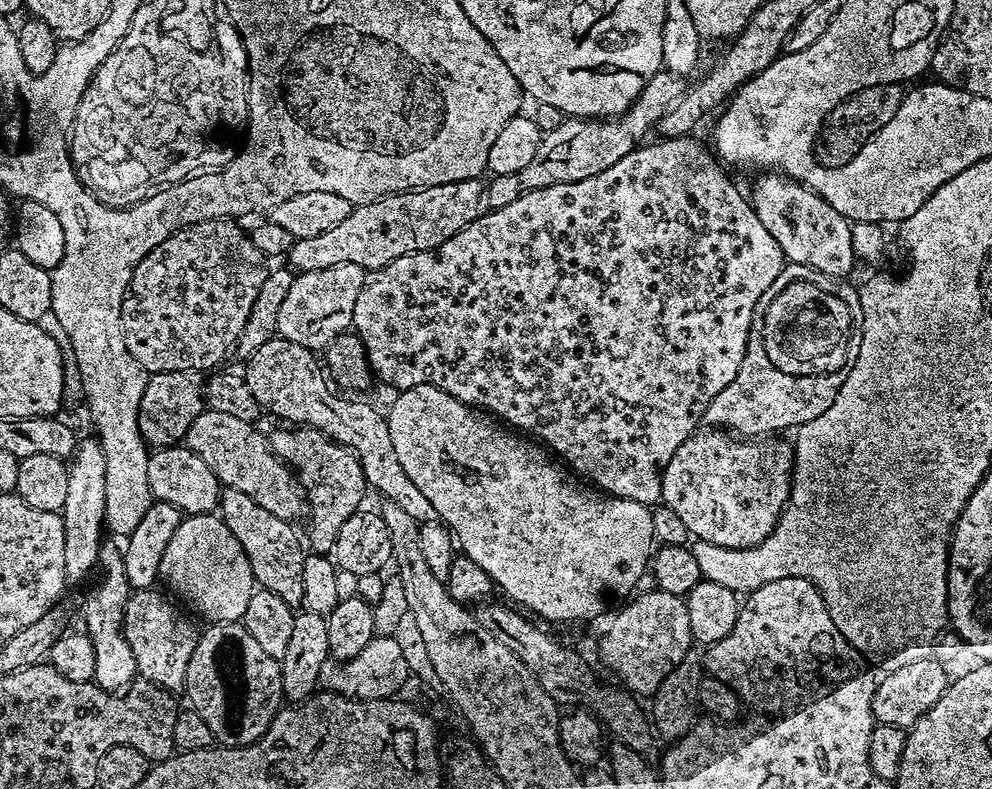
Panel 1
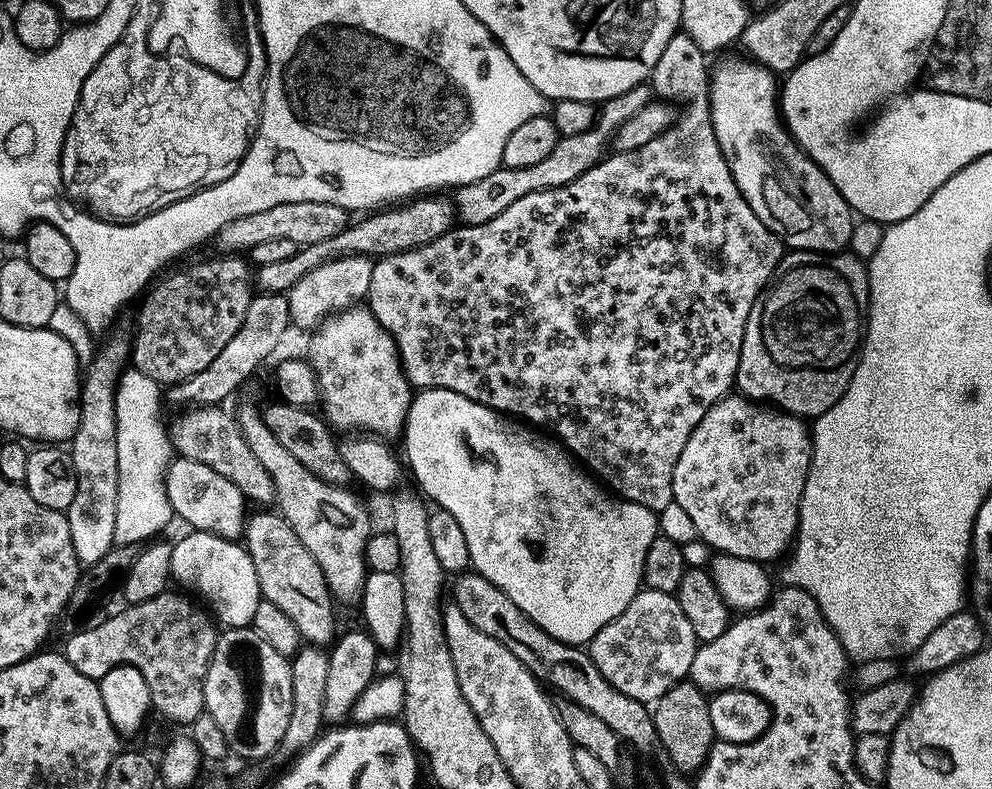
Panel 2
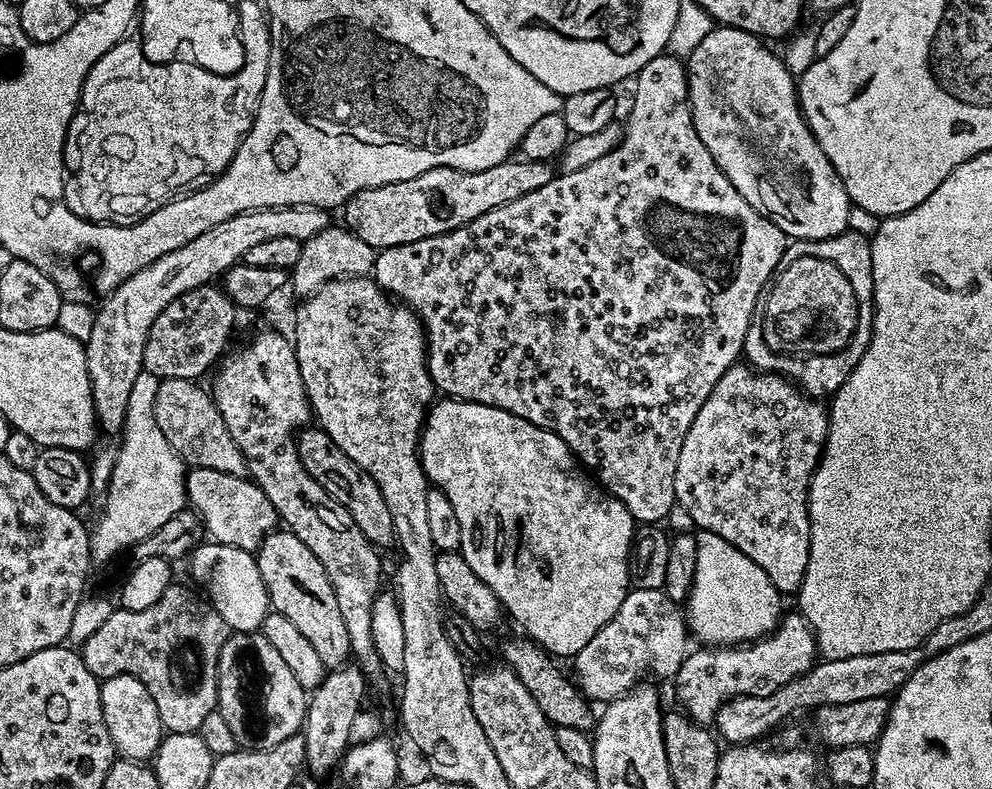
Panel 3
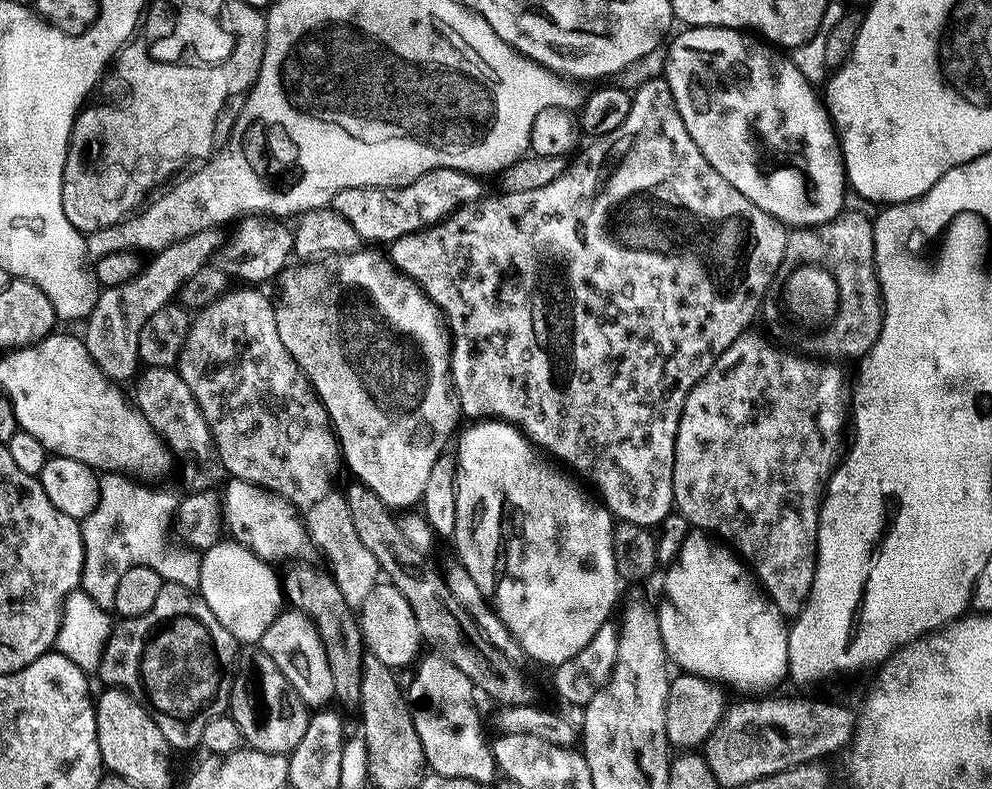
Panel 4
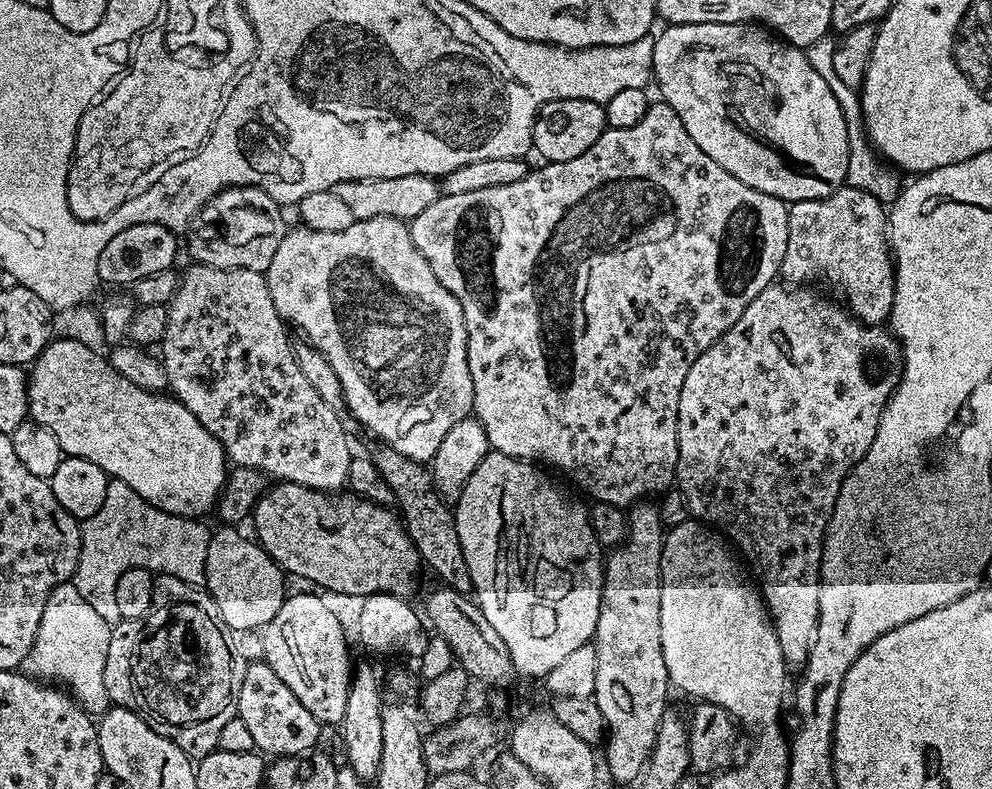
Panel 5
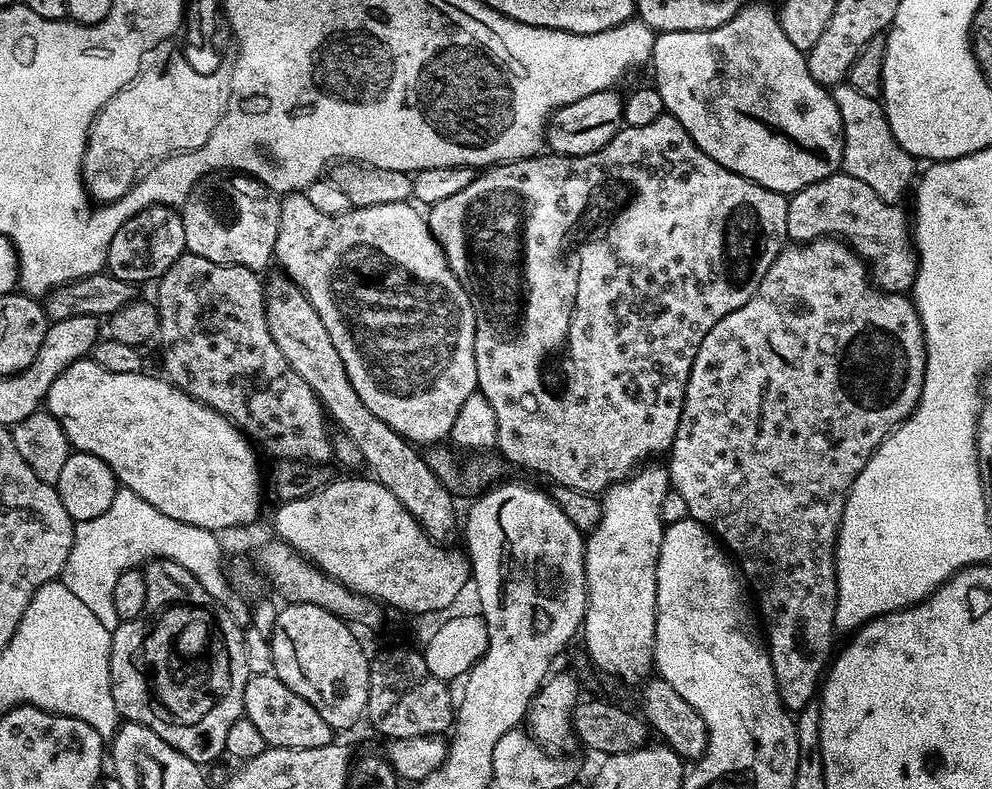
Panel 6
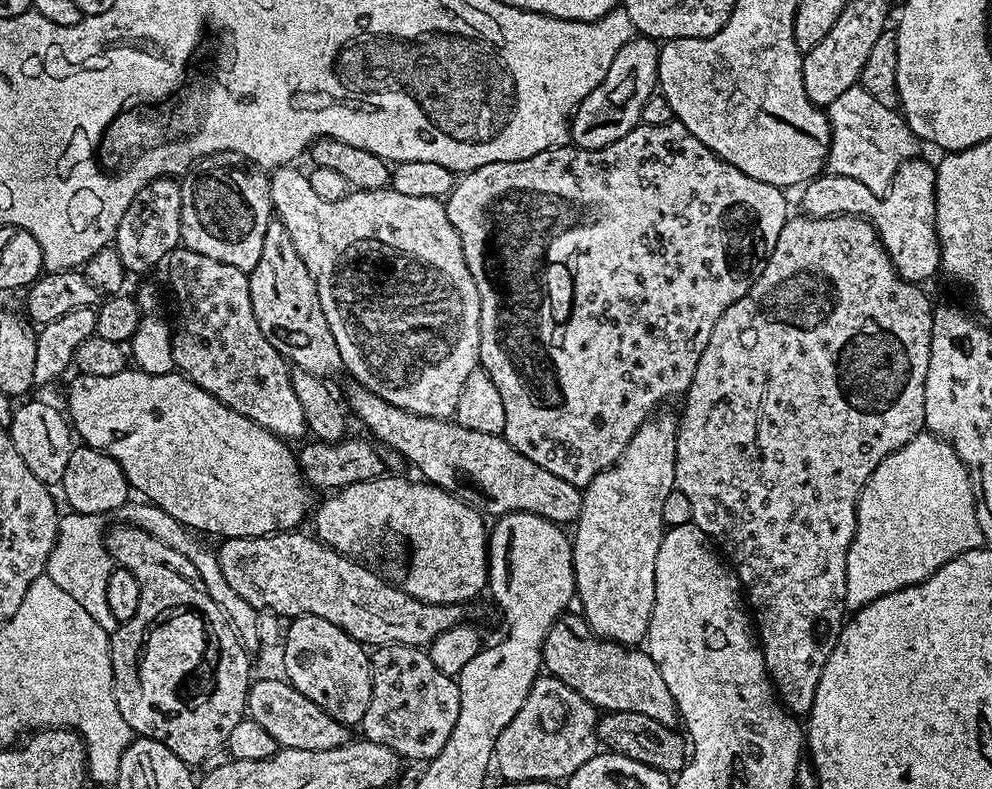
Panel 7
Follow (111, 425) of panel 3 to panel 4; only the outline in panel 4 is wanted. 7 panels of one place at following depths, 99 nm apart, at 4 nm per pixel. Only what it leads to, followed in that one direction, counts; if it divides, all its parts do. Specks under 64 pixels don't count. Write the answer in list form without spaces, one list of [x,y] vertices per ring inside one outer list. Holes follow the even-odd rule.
[[[207,228],[190,238],[169,244],[161,252],[155,253],[149,259],[152,261],[149,264],[147,261],[138,275],[130,278],[130,282],[104,288],[99,293],[97,304],[83,325],[82,339],[90,358],[94,358],[102,374],[106,374],[109,380],[131,381],[137,375],[141,367],[138,338],[142,335],[142,326],[146,326],[146,322],[150,322],[158,310],[168,307],[181,295],[184,285],[209,263],[208,256],[215,257],[221,251],[220,234],[217,229]]]

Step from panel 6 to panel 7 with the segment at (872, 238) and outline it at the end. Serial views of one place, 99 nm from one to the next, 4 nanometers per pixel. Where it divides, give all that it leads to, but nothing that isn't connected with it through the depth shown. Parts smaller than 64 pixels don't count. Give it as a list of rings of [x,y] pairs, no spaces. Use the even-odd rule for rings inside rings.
[[[924,158],[902,162],[890,190],[882,198],[870,194],[870,190],[855,178],[831,174],[815,176],[803,185],[802,191],[800,204],[804,208],[801,209],[809,216],[862,216],[869,220],[903,280],[920,284],[941,269],[936,233],[936,170]]]

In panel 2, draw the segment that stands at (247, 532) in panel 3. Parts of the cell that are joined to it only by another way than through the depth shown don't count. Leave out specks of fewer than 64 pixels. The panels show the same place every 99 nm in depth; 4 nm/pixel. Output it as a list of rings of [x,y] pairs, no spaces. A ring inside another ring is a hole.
[[[177,455],[169,460],[164,472],[166,498],[170,502],[173,513],[180,516],[189,525],[189,529],[197,532],[213,532],[227,540],[239,541],[244,534],[246,523],[246,501],[242,490],[230,482],[218,470],[210,470],[210,466],[202,466],[202,462],[194,462],[190,458]]]

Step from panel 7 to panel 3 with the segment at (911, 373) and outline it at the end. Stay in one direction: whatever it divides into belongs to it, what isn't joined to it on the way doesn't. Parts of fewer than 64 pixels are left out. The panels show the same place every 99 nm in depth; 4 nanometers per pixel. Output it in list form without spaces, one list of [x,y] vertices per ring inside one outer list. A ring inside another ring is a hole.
[[[737,362],[718,378],[710,398],[702,402],[702,410],[682,442],[678,470],[674,470],[676,504],[684,507],[695,527],[726,538],[746,558],[754,558],[782,594],[799,593],[810,558],[808,483],[828,441],[829,409],[820,404],[789,377],[771,370],[755,372],[744,362]]]

